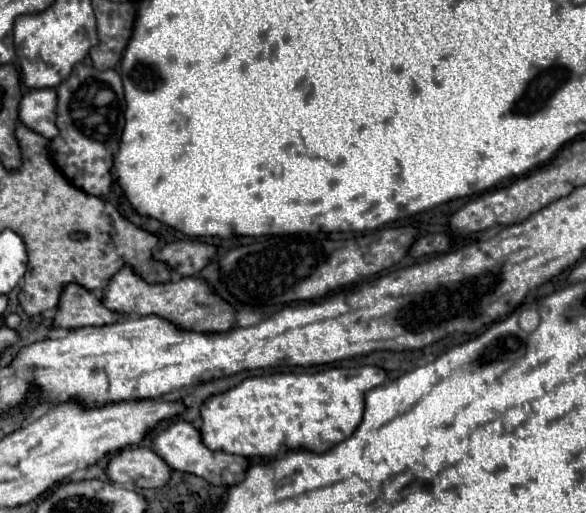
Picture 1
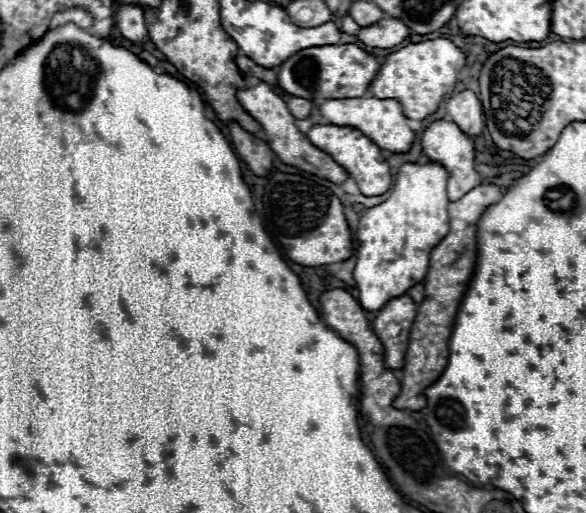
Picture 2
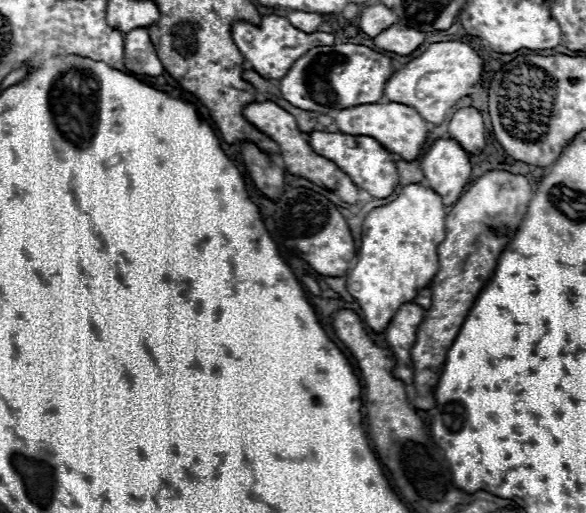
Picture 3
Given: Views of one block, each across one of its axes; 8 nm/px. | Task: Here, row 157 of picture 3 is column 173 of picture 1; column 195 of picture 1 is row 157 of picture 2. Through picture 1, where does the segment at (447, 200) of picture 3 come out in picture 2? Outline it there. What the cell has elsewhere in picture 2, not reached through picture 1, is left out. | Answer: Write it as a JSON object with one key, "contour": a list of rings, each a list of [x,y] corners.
{"contour":[[[446,120],[432,122],[422,134],[422,152],[428,156],[430,162],[436,162],[446,168],[450,202],[462,198],[462,194],[466,194],[468,190],[472,190],[474,186],[478,186],[482,182],[474,168],[474,144],[472,144],[470,136],[464,134],[454,122],[446,122]]]}

